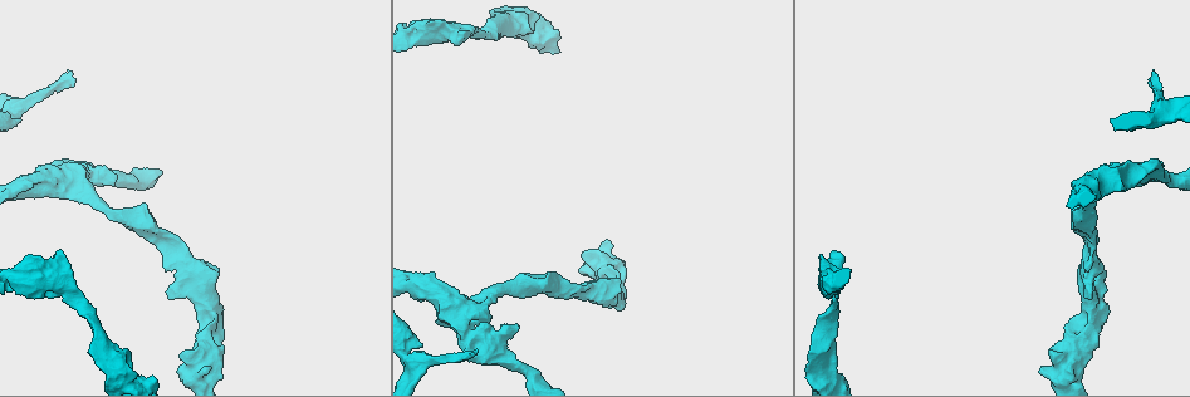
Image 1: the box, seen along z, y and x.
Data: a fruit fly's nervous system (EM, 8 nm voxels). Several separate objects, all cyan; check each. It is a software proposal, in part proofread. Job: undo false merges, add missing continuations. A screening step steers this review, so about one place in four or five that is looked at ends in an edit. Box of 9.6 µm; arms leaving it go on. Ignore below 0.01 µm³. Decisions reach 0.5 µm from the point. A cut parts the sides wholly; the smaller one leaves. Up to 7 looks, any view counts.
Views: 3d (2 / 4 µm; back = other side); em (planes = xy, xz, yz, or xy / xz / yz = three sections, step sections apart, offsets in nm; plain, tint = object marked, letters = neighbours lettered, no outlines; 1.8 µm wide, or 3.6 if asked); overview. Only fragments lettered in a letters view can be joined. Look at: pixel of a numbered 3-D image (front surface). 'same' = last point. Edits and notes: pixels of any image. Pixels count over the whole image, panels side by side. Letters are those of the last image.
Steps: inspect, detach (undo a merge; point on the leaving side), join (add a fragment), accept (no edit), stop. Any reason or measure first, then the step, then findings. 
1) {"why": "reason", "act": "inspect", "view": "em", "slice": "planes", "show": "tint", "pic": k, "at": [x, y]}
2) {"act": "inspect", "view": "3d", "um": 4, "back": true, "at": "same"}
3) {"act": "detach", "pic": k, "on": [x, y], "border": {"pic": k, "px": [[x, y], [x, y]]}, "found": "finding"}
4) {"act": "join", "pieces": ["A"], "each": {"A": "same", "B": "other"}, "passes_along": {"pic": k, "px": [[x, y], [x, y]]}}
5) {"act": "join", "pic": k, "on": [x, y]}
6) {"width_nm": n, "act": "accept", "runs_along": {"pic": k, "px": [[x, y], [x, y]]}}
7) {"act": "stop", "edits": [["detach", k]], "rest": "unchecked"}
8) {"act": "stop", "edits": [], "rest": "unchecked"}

{"why": "free end", "act": "inspect", "view": "em", "slice": "planes", "show": "letters", "pic": 1, "at": [475, 353]}

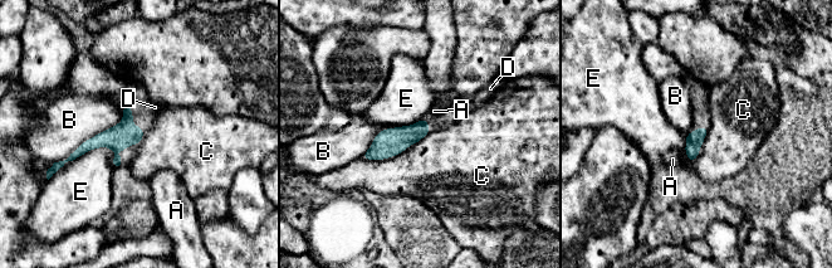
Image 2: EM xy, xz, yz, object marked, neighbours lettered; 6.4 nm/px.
{"act": "join", "pieces": ["D"], "each": {"A": "other", "B": "other", "C": "other", "D": "same", "E": "other"}, "found": "it goes on there"}

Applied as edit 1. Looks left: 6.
{"why": "calibre changes", "act": "inspect", "view": "em", "um": 3.6, "slice": "planes", "show": "letters", "pic": 1, "at": [465, 309]}

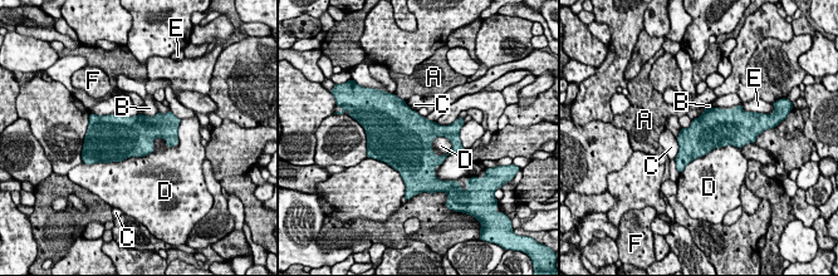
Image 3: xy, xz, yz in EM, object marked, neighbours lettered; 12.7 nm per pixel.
{"act": "accept", "each": {"A": "other", "B": "other", "C": "other", "D": "other", "E": "other", "F": "other"}, "border": {"pic": 3, "px": [[180, 126], [176, 144], [103, 163]]}, "found": "one cell here"}

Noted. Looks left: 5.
{"why": "thick turns thin", "act": "inspect", "view": "3d", "um": 2, "pic": 1, "at": [1090, 260]}

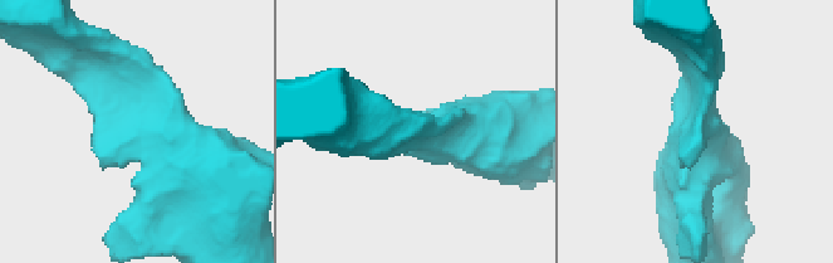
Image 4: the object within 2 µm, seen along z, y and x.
{"arms": 3, "arm_widths_nm": [180, 240, 400], "why": "shape alone is not enough", "act": "inspect", "view": "em", "slice": "planes", "show": "letters", "pic": 4, "at": [694, 142]}

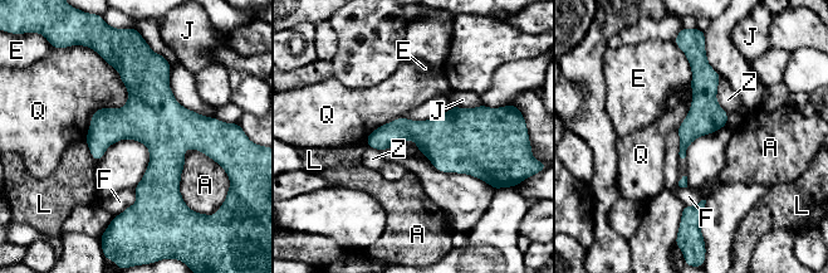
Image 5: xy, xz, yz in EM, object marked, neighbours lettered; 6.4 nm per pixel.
{"width_nm": 220, "act": "accept", "each": {"A": "other", "E": "other", "F": "other", "J": "other", "L": "other", "Q": "other", "Z": "other"}, "runs_along": {"pic": 5, "px": [[126, 61], [160, 122], [138, 211]]}, "found": "one cell here"}

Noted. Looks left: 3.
{"act": "stop", "edits": [["join", 2]], "rest": "unchecked"}

